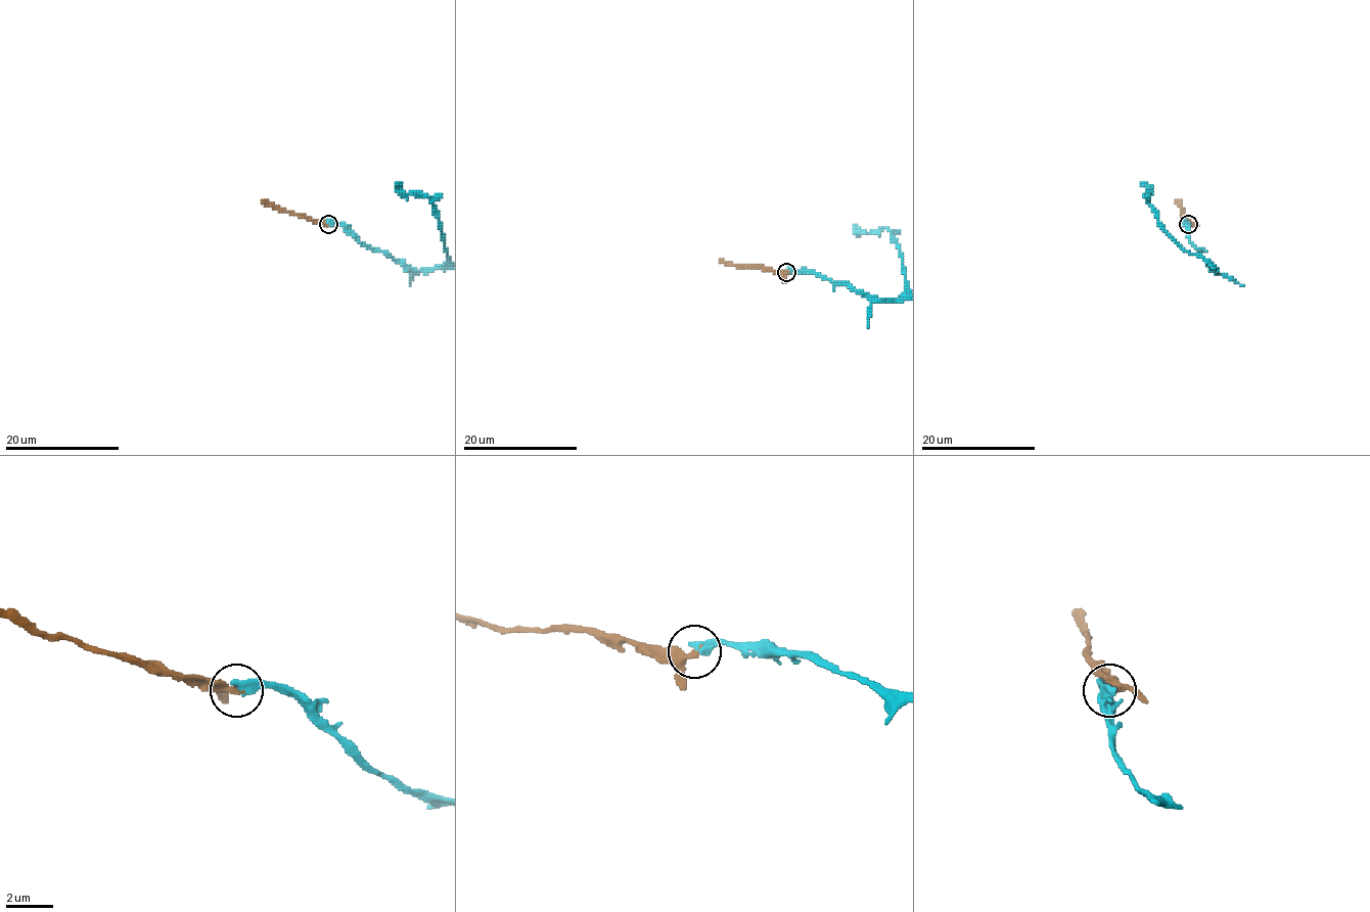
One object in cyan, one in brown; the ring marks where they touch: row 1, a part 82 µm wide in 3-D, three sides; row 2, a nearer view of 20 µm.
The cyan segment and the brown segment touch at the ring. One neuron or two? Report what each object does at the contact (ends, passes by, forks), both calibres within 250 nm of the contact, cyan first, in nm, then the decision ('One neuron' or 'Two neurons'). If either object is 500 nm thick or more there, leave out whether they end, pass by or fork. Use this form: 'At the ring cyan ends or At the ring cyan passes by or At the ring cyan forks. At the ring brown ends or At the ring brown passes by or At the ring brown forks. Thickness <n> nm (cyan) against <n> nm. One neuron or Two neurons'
At the ring cyan ends. At the ring brown passes by. Thickness 380 nm (cyan) against 240 nm. One neuron

